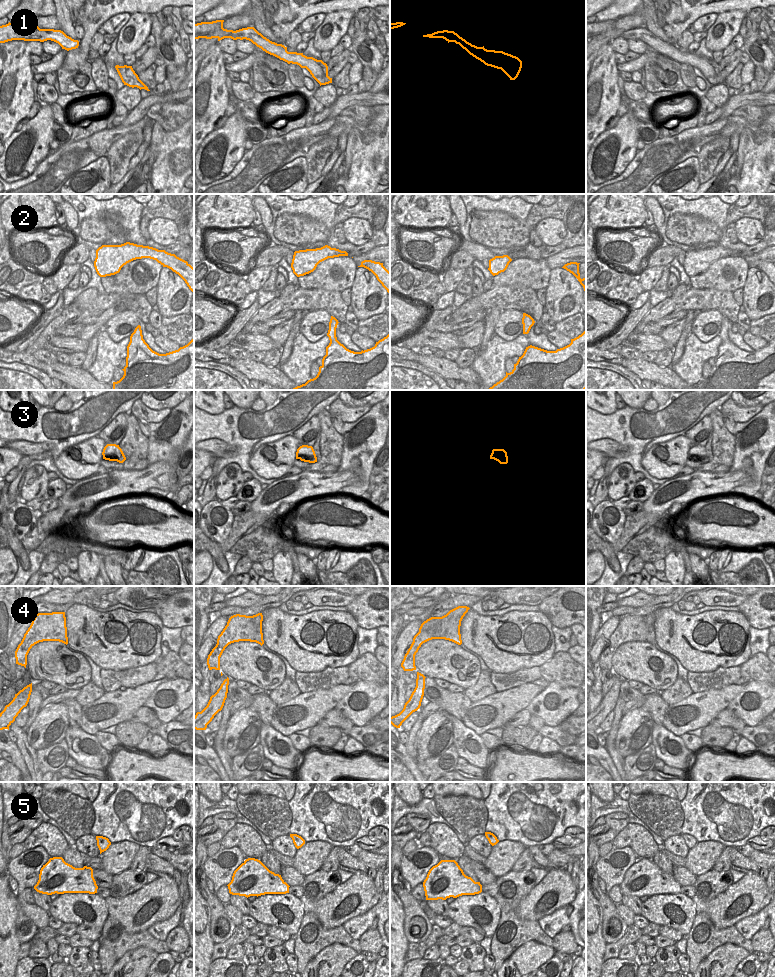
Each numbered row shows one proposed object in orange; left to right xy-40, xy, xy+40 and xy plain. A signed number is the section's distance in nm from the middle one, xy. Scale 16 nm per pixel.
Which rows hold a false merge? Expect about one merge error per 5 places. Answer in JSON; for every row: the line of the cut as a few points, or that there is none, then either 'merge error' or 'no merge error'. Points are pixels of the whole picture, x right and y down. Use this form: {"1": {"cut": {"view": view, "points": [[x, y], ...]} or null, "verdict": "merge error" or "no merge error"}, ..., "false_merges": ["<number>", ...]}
{"1": {"cut": null, "verdict": "no merge error"}, "2": {"cut": null, "verdict": "no merge error"}, "3": {"cut": null, "verdict": "no merge error"}, "4": {"cut": {"view": "xy+40", "points": [[419, 630], [427, 630], [437, 625], [446, 638], [454, 641]]}, "verdict": "merge error"}, "5": {"cut": null, "verdict": "no merge error"}, "false_merges": ["4"]}

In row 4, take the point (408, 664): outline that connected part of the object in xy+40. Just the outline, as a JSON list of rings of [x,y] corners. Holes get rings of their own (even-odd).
[[[435,625],[434,627],[430,627],[428,630],[419,631],[413,638],[413,642],[408,649],[407,653],[404,656],[404,659],[401,663],[401,667],[404,671],[413,671],[416,670],[415,666],[415,655],[418,652],[421,645],[432,639],[445,639],[452,641],[450,639],[446,639],[446,635],[443,630],[439,630],[439,625]],[[452,641],[454,642],[454,641]]]

